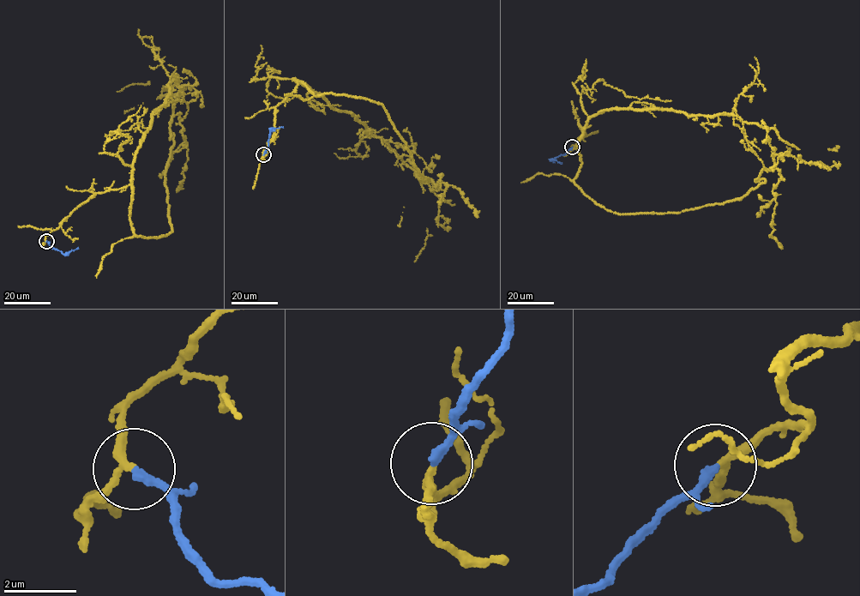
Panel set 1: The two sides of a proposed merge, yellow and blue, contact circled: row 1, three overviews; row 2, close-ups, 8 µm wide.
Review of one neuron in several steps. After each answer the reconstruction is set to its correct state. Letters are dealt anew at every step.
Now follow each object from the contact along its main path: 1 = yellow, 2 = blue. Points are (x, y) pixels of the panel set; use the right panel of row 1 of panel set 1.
1: (572, 147), (579, 125), (574, 182), (620, 213), (736, 200), (775, 155), (830, 166), (837, 147)
2: (572, 147), (565, 154), (553, 159), (561, 163)

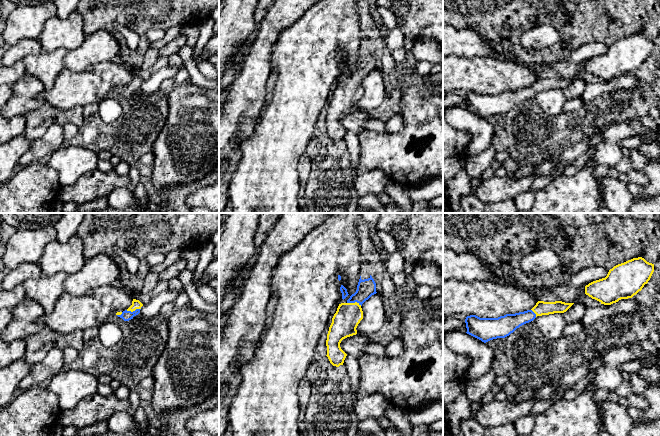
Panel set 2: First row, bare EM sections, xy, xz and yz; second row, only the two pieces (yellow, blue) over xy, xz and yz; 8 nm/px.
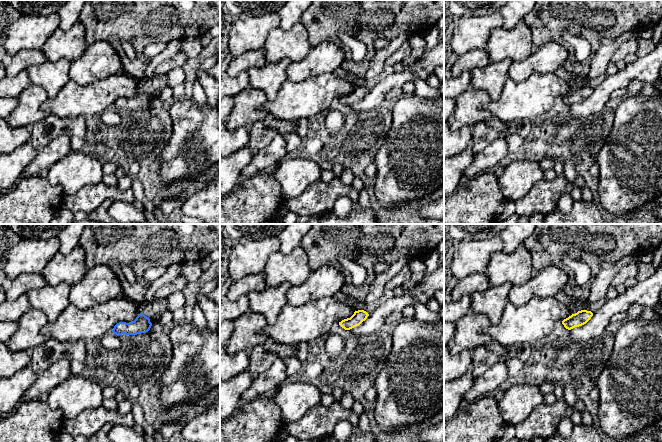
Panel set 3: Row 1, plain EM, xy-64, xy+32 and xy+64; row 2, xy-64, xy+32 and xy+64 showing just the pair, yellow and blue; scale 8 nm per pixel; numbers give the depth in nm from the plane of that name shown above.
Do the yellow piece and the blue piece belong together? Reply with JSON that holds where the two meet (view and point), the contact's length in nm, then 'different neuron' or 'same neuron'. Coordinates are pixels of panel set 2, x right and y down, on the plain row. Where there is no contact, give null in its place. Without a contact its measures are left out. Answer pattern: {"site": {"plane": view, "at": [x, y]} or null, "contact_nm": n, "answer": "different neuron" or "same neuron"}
{"site": {"plane": "xy", "at": [133, 86]}, "contact_nm": 130, "answer": "same neuron"}

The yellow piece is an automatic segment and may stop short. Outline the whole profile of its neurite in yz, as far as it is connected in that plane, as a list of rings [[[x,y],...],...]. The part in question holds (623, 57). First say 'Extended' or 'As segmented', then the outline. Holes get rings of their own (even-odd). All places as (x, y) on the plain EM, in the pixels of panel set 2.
As segmented. [[[638,33],[618,40],[609,46],[605,54],[585,62],[585,70],[604,81],[621,75],[632,74],[648,59],[654,48],[654,40]]]

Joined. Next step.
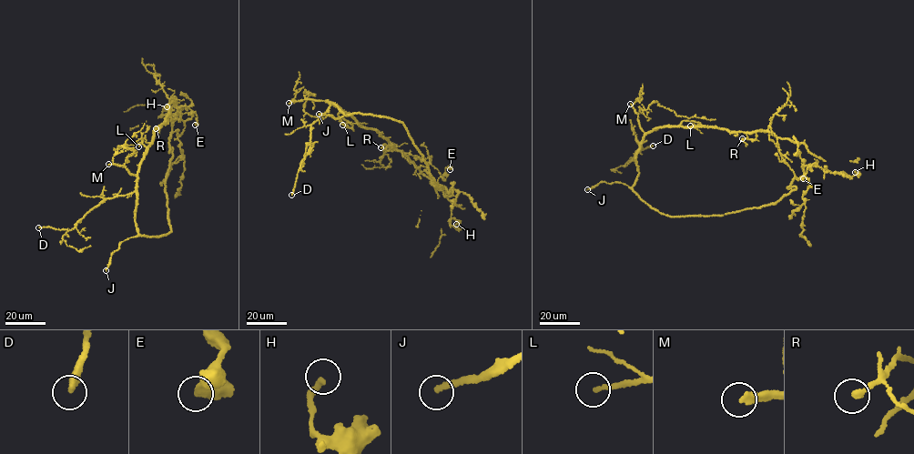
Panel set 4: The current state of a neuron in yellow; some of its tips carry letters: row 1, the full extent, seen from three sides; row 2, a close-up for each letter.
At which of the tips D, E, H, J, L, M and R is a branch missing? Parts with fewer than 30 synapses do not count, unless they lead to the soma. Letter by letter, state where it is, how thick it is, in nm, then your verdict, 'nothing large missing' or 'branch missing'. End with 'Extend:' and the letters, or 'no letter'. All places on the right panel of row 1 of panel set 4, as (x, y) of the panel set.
D: place (653, 146); calibre 360 nm; branch missing
E: place (803, 178); calibre 550 nm; nothing large missing
H: place (855, 172); calibre 280 nm; nothing large missing
J: place (587, 189); calibre 240 nm; branch missing
L: place (690, 126); calibre 200 nm; nothing large missing
M: place (630, 104); calibre 300 nm; branch missing
R: place (742, 138); calibre 280 nm; nothing large missing
Extend: D, J, M

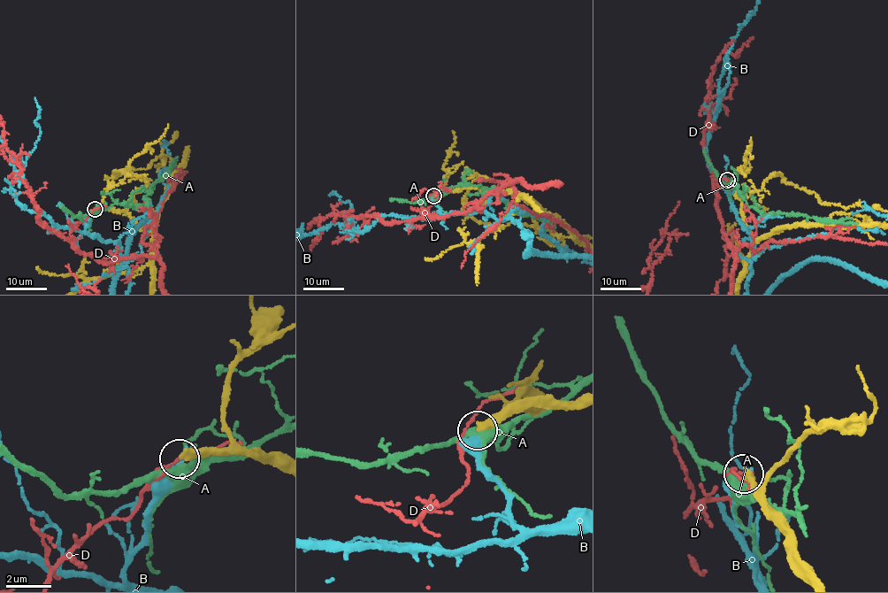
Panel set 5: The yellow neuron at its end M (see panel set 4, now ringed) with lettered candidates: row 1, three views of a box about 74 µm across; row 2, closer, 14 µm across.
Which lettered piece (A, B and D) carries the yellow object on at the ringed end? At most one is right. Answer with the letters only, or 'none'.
none

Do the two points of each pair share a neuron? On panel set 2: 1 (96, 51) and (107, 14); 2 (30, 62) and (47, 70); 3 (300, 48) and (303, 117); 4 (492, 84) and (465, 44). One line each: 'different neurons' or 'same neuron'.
1: different neurons
2: same neuron
3: same neuron
4: different neurons

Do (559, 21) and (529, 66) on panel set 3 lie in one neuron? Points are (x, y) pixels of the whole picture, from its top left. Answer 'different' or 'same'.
different

